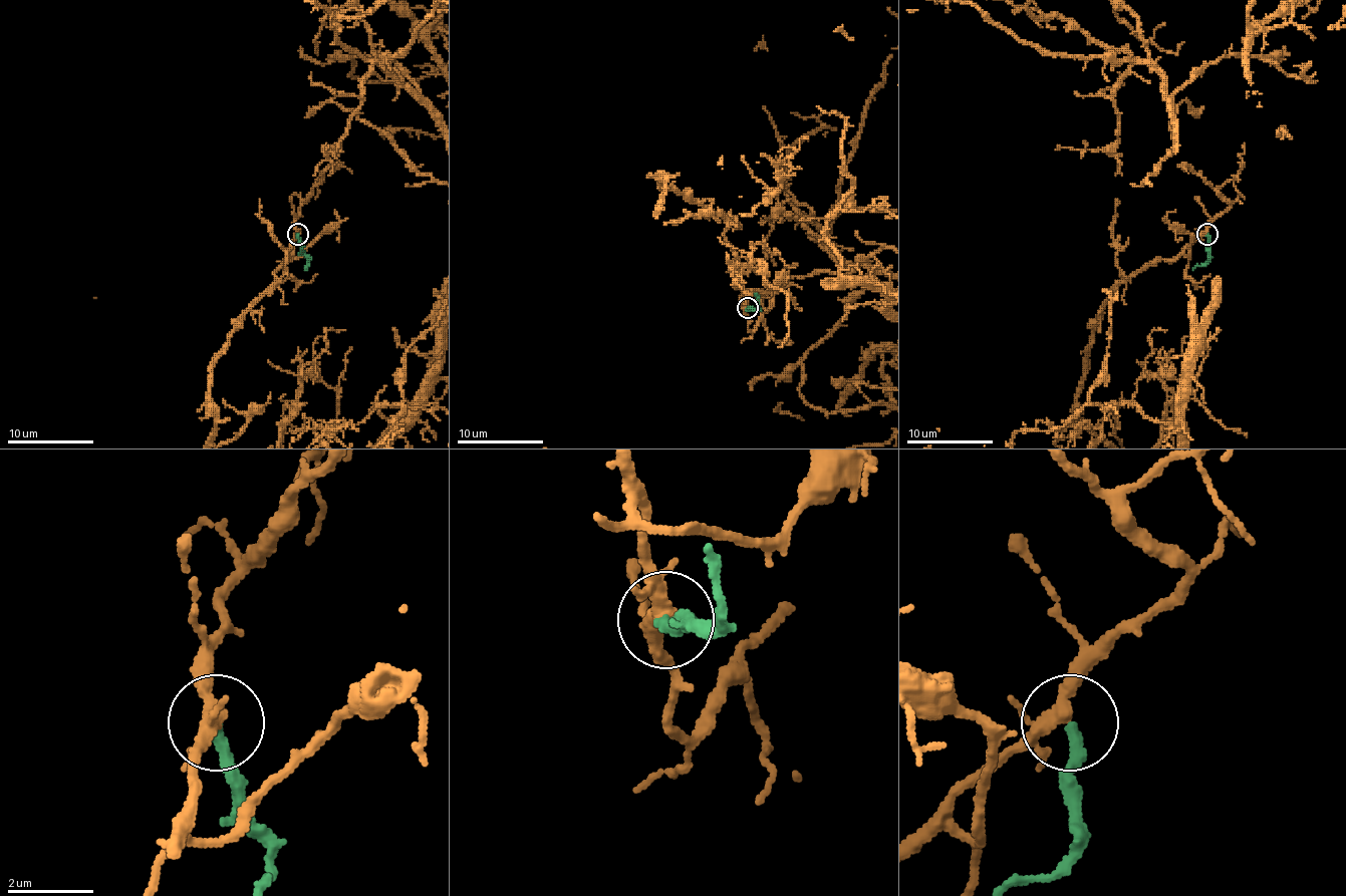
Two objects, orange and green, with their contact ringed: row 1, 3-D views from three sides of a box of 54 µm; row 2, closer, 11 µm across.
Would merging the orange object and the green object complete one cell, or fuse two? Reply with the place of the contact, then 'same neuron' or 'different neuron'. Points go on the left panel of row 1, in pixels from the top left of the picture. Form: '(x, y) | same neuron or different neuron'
(297, 234) | different neuron

